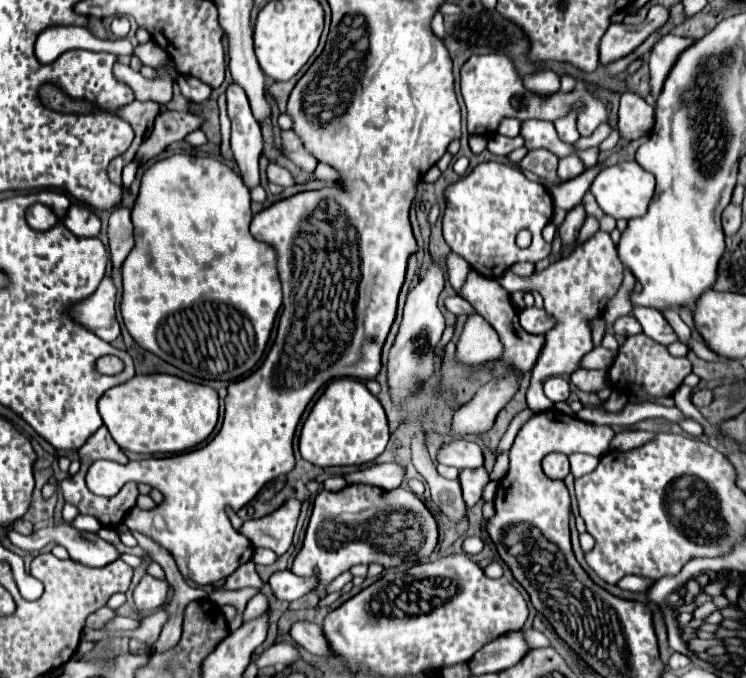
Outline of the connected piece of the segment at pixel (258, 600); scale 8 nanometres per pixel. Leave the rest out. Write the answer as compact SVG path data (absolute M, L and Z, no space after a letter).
M255 594L249 602L247 602L247 608L243 612L243 622L249 622L249 620L255 620L259 616L263 616L263 612L267 610L267 598L263 594Z

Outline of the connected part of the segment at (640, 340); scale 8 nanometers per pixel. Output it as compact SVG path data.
M637 334L637 336L627 336L625 344L619 348L619 354L607 374L613 390L627 392L631 390L631 386L641 386L649 398L659 400L659 398L673 396L675 390L683 384L685 376L691 372L691 368L693 366L689 358L675 358L669 354L667 346L657 344L645 334Z

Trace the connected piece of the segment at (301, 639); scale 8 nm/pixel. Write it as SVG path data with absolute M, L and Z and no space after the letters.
M307 620L293 622L289 634L297 644L301 644L305 650L309 650L315 656L325 656L329 652L329 646L323 638L319 624L313 624L313 622L307 622Z

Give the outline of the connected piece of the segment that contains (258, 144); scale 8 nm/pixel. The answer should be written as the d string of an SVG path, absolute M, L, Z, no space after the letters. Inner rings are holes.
M231 82L227 86L227 112L231 118L231 150L241 168L241 178L247 188L259 184L259 154L263 150L261 128L255 122L245 90Z

